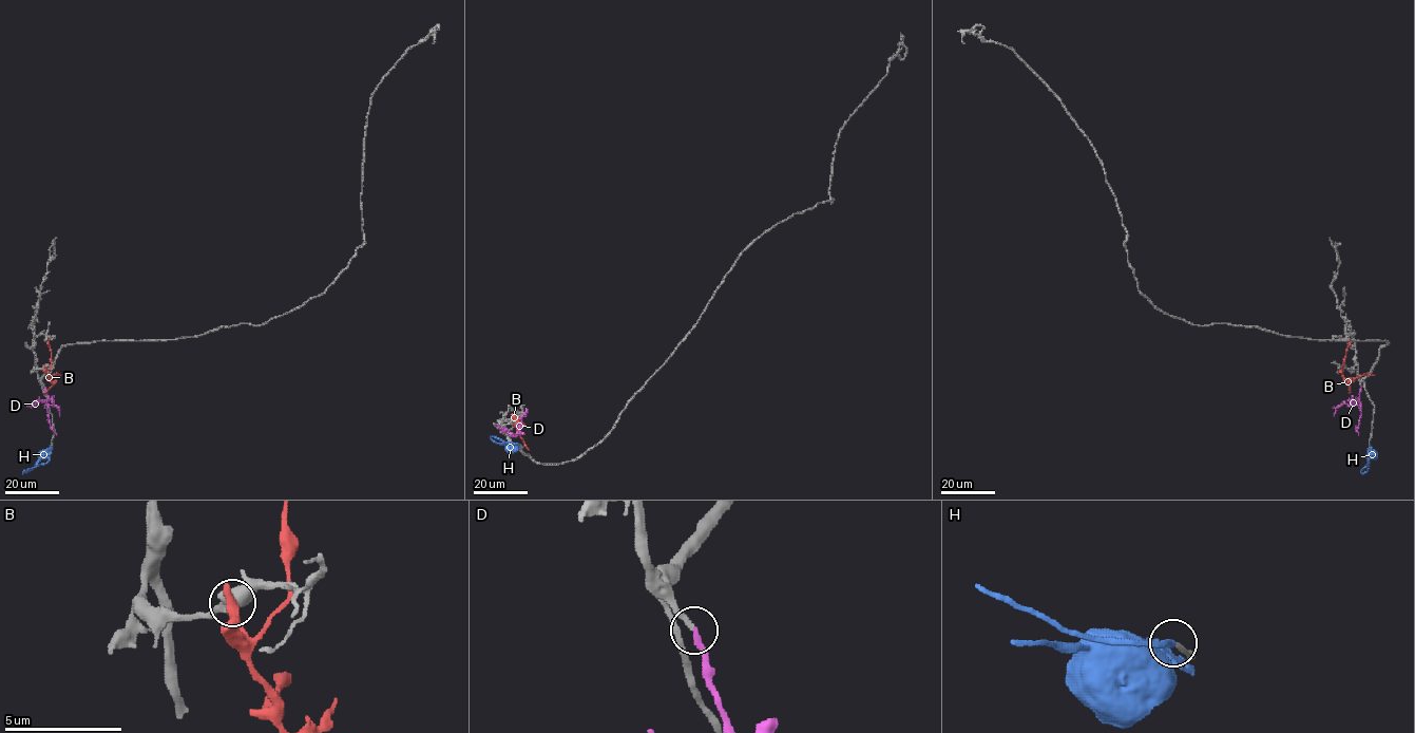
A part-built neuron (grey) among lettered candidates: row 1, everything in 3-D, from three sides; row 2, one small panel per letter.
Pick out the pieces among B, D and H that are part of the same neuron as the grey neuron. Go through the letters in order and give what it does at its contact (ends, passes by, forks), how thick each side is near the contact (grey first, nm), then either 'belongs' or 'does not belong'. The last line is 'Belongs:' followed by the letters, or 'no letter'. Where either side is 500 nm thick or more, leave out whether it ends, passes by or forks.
B: calibres 500 and 460 nm; does not belong
D: it ends; calibres 200 and 240 nm; belongs
H: it passes by; calibres 200 and 160 nm; belongs
Belongs: D, H

